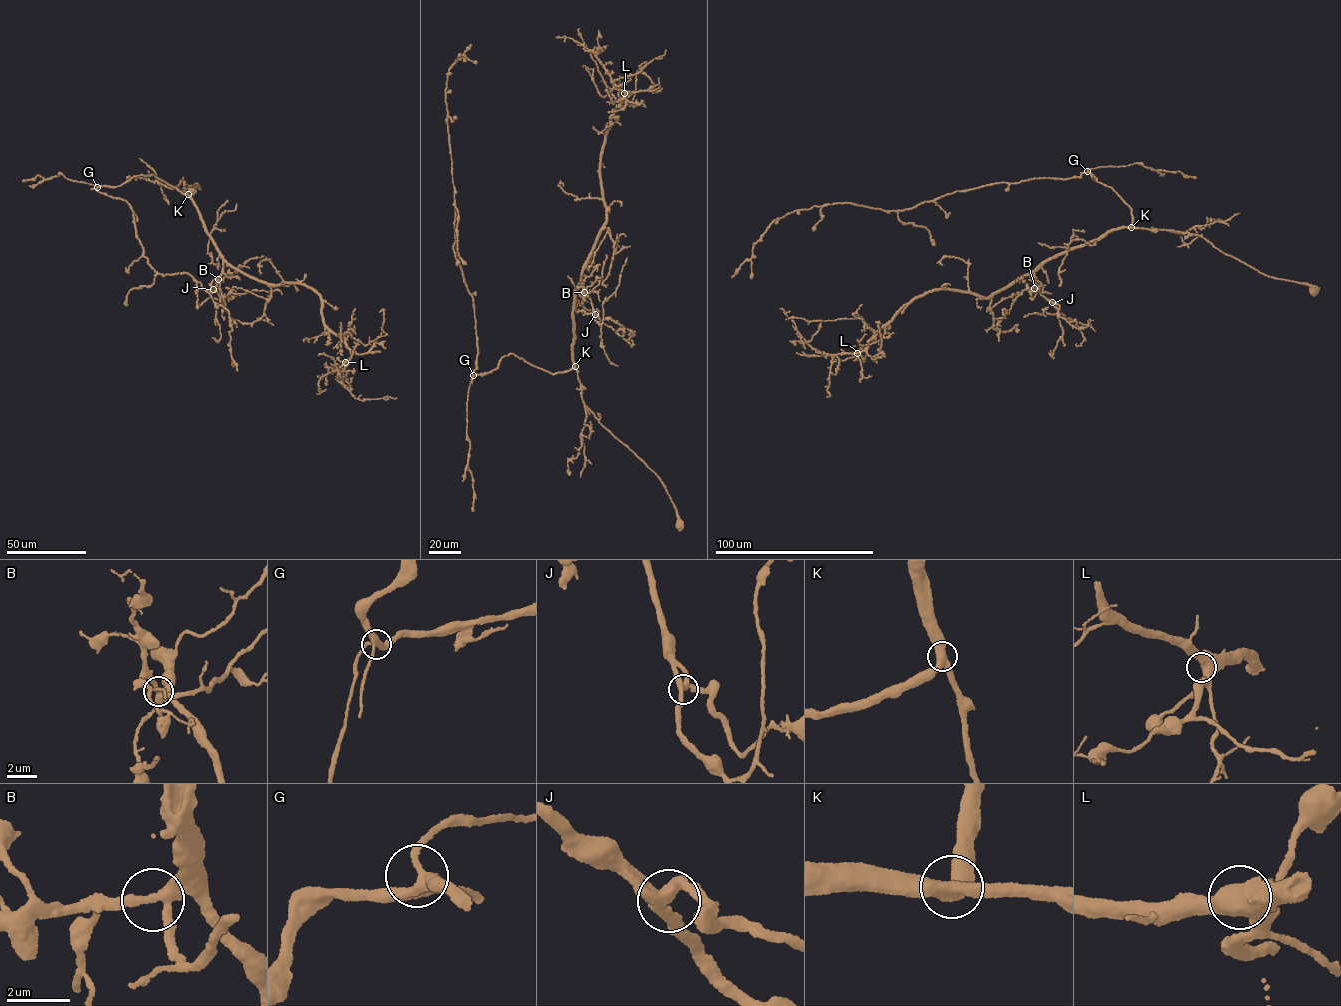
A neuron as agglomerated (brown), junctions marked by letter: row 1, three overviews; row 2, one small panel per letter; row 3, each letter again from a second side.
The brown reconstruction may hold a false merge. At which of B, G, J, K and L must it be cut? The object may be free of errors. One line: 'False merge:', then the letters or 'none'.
False merge: none

